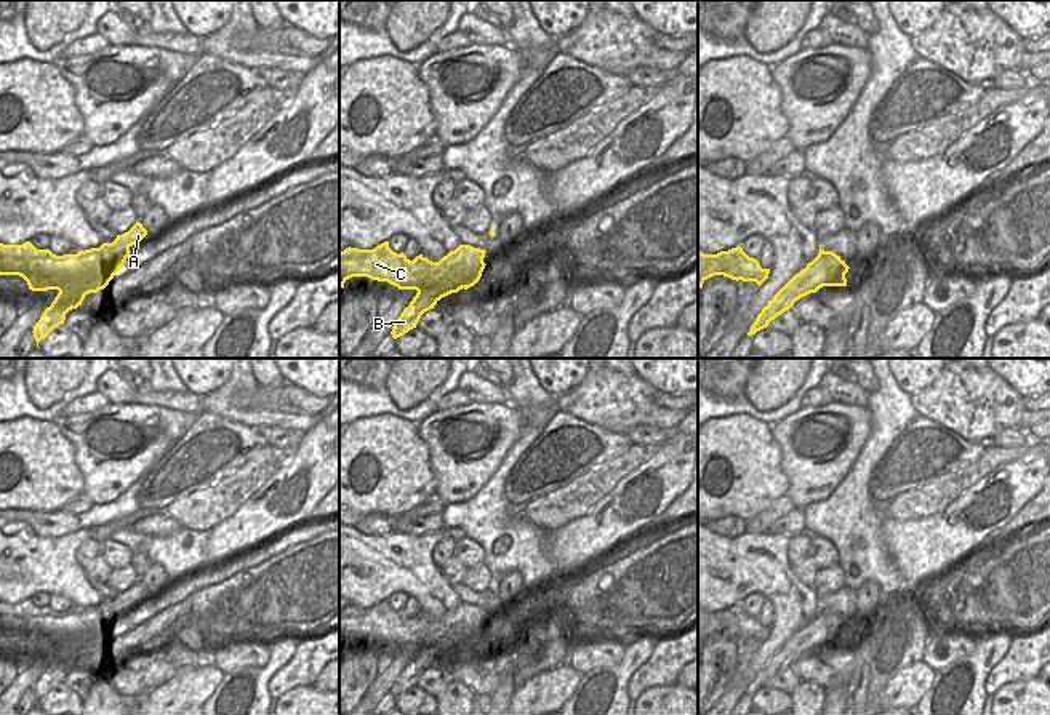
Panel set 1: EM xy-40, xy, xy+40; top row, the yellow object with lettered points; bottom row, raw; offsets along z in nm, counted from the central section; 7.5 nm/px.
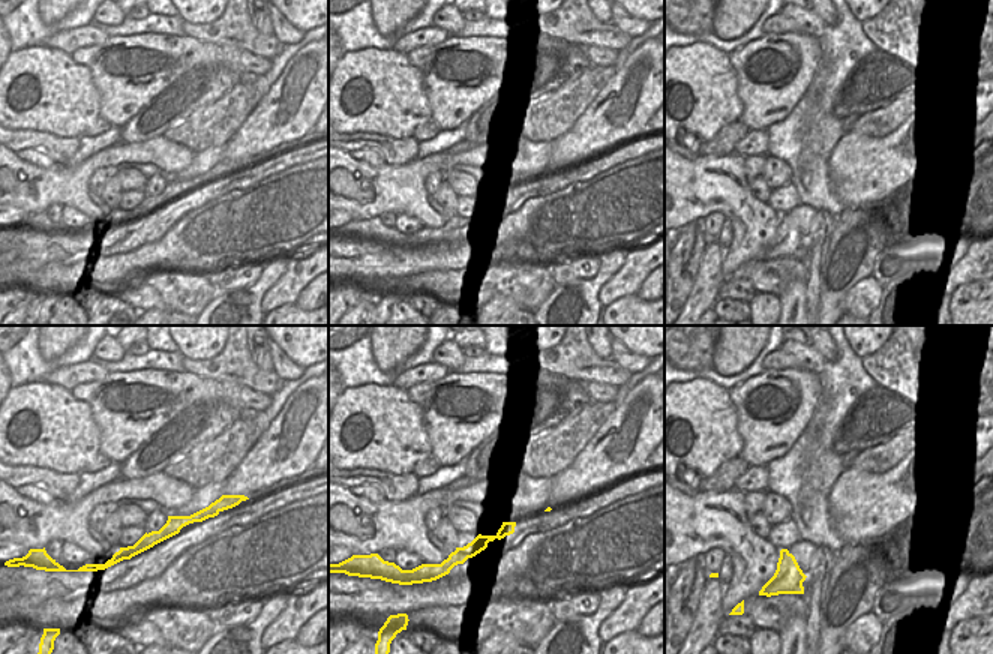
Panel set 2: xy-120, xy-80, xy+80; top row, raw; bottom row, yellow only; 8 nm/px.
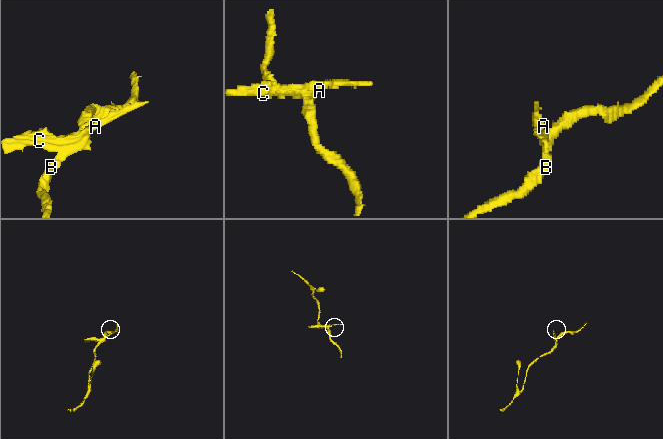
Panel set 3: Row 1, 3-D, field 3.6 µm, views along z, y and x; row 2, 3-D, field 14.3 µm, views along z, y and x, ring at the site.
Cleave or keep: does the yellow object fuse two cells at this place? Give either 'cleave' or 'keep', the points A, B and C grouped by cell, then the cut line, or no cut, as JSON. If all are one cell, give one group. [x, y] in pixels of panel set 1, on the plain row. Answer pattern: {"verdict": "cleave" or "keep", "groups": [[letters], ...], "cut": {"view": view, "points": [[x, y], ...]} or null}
{"verdict": "cleave", "groups": [["A", "C"], ["B"]], "cut": {"view": "xy", "points": [[482, 619], [472, 627], [452, 627], [440, 637], [416, 648]]}}

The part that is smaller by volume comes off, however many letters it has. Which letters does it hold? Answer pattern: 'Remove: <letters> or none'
Remove: A, C

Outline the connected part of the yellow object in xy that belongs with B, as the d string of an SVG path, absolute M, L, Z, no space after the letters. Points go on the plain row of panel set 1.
M482 621L482 624L474 629L455 627L442 638L432 640L427 645L418 648L410 664L403 667L403 670L394 681L391 689L392 696L397 697L410 688L416 686L421 673L434 667L434 664L442 656L451 651L458 651L463 646L467 648L474 645L480 638L485 624L487 622Z

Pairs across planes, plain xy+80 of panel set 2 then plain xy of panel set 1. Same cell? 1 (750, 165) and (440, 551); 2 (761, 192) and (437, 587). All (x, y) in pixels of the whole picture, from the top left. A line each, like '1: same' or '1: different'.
1: same
2: different

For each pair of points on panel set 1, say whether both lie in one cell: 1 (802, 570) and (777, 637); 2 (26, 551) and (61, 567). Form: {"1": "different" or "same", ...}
{"1": "different", "2": "same"}

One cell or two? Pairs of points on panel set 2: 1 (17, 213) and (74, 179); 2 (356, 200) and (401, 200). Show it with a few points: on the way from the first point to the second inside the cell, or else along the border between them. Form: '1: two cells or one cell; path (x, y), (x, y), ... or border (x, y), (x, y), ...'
1: two cells; border (15, 206), (29, 213)
2: one cell; path (366, 200), (390, 200)

